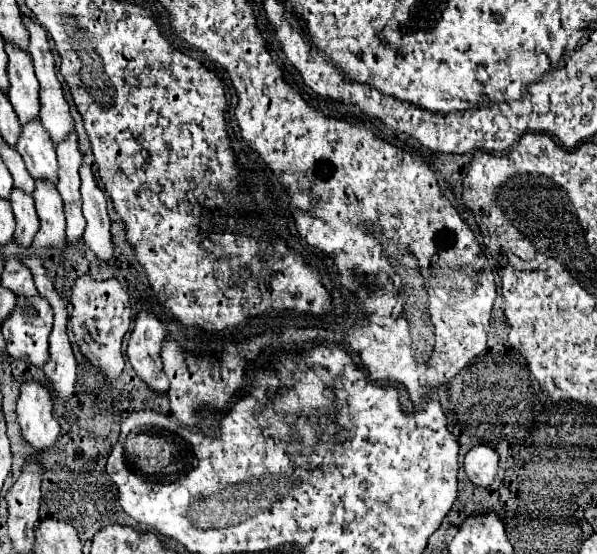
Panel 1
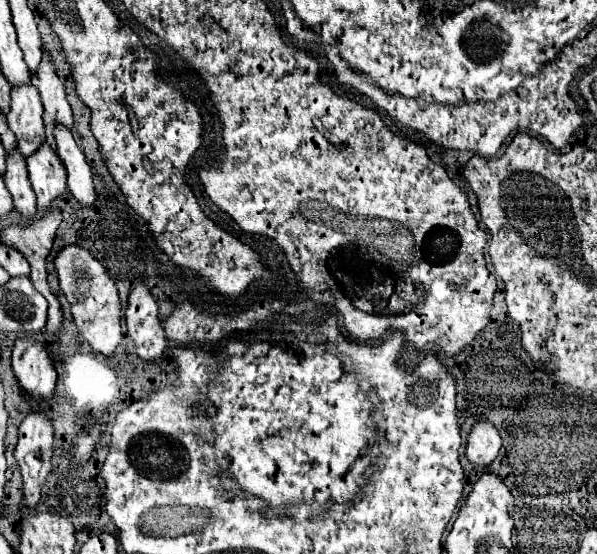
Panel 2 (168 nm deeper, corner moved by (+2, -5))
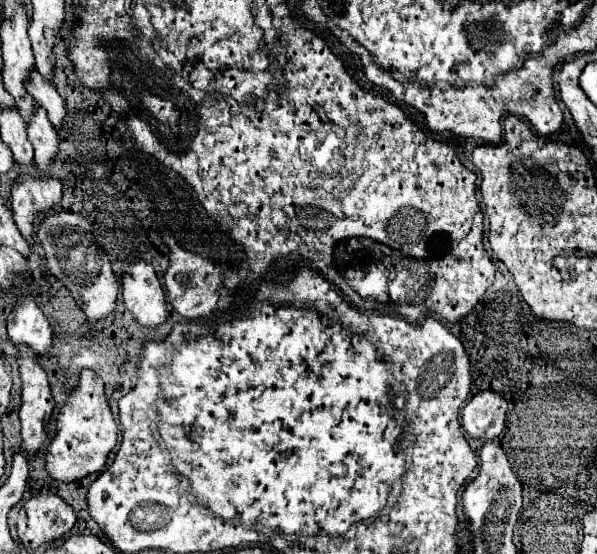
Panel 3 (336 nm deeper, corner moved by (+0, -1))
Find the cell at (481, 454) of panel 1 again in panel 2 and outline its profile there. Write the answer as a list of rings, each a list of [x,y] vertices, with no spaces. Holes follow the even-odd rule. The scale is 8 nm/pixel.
[[[478,420],[474,422],[468,444],[466,444],[466,456],[472,464],[488,466],[498,456],[498,450],[502,446],[502,438],[496,430],[496,426],[490,420]]]

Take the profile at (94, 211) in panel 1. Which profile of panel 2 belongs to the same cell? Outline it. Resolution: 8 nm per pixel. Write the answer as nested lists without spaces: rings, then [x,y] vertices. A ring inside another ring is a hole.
[[[62,124],[54,126],[54,138],[56,138],[56,152],[68,172],[70,192],[80,202],[80,206],[92,206],[96,194],[92,186],[92,170],[84,158],[84,152],[74,142],[72,132],[68,128],[62,128]]]

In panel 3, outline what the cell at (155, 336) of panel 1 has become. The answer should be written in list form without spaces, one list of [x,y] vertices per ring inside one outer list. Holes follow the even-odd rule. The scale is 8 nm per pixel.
[[[146,262],[126,266],[122,278],[122,296],[126,308],[144,328],[158,328],[166,322],[166,296],[154,268]]]

